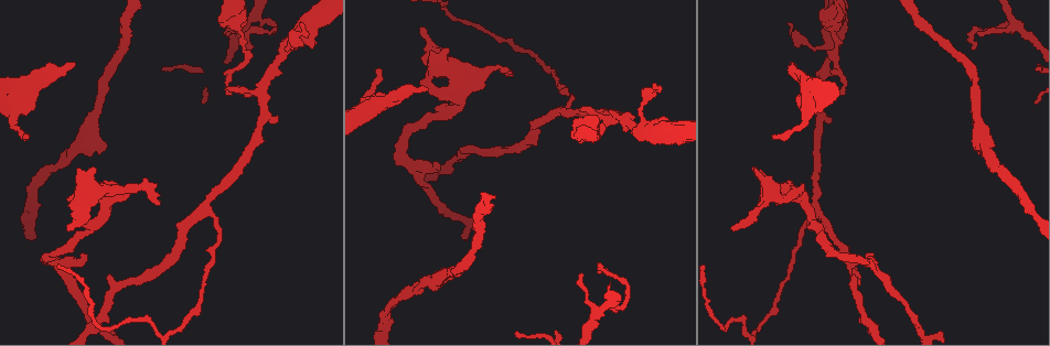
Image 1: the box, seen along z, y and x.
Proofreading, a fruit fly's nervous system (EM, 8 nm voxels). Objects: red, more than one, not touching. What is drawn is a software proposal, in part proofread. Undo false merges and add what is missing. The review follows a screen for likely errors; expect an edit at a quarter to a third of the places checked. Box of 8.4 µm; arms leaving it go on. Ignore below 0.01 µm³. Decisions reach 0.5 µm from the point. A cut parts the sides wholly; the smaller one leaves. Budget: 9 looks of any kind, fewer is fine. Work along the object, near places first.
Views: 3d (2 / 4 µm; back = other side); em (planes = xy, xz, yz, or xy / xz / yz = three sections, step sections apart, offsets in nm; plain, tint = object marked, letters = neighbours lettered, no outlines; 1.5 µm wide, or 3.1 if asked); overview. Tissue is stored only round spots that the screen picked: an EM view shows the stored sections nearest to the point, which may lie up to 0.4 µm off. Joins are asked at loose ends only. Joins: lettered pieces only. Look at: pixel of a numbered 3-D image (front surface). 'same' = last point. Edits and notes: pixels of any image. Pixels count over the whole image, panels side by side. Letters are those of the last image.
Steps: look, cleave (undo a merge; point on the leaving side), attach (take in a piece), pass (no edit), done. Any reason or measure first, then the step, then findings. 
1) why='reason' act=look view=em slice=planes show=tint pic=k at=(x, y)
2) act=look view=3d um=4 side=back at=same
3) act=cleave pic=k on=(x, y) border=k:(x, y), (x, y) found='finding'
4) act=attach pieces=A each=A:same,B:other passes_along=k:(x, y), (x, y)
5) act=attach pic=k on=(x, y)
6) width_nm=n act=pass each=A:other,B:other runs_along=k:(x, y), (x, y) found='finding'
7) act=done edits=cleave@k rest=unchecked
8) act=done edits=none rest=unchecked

why='branch point' act=look view=3d um=4 pic=1 at=(438, 276)

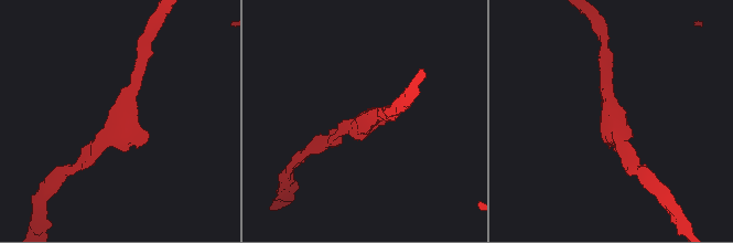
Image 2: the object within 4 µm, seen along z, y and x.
why='shape alone is not enough' act=look view=em slice=planes show=letters pic=2 at=(119, 127)

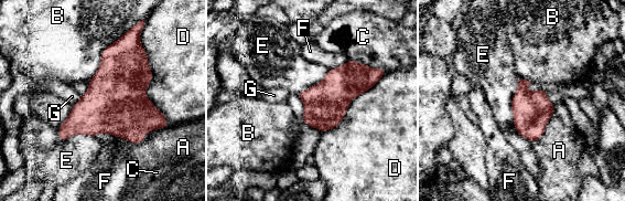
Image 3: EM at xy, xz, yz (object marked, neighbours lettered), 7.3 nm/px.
act=pass each=A:other,B:other,C:other,D:other,E:other,F:other,G:other border=3:(144, 21), (146, 96), (169, 126) found='all the same cell'

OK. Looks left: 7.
why='an open end' act=look view=3d um=4 pic=1 at=(794, 64)

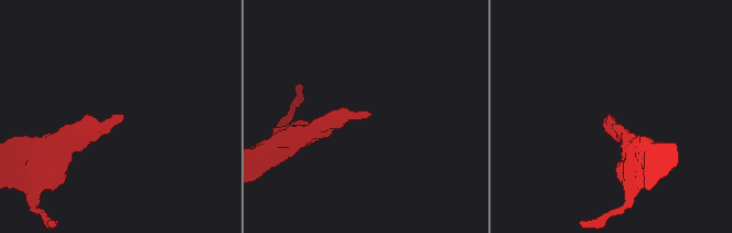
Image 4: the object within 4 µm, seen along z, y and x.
act=look view=em slice=planes show=plain pic=4 at=(610, 114)

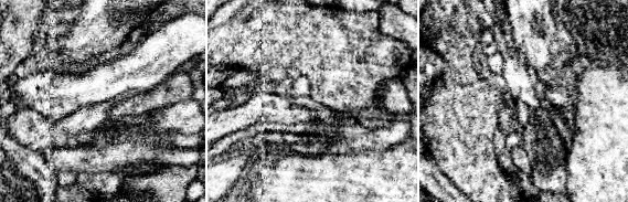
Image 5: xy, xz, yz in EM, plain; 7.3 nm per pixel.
why='what lies round it' act=look view=em slice=planes show=letters at=same

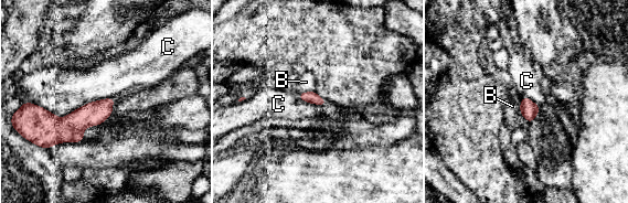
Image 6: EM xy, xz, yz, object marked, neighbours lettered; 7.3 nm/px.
act=pass each=B:other,C:other border=6:(115, 97), (62, 117), (30, 103) found='no lettered piece goes on from it'

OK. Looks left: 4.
why='two arms at a narrow angle' act=look view=3d um=4 pic=1 at=(97, 190)

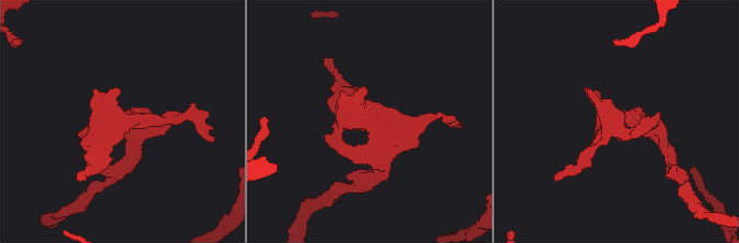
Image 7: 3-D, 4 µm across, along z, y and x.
act=look view=em slice=planes show=plain pic=7 at=(121, 120)

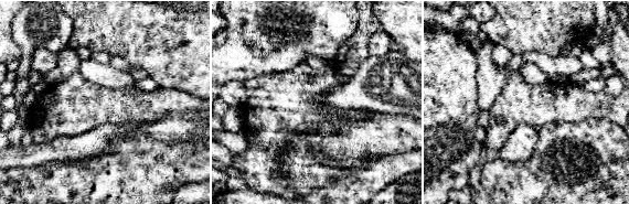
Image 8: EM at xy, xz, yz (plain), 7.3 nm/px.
why='what lies round it' act=look view=em slice=planes show=letters at=same

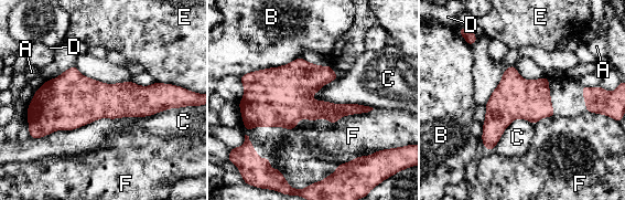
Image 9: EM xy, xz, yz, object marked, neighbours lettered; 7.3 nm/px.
act=pass each=A:other,B:other,C:other,D:other,E:other,F:other border=9:(178, 107), (98, 118), (35, 139) found='continuous, no second cell'

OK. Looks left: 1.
act=done edits=none rest=unchecked

